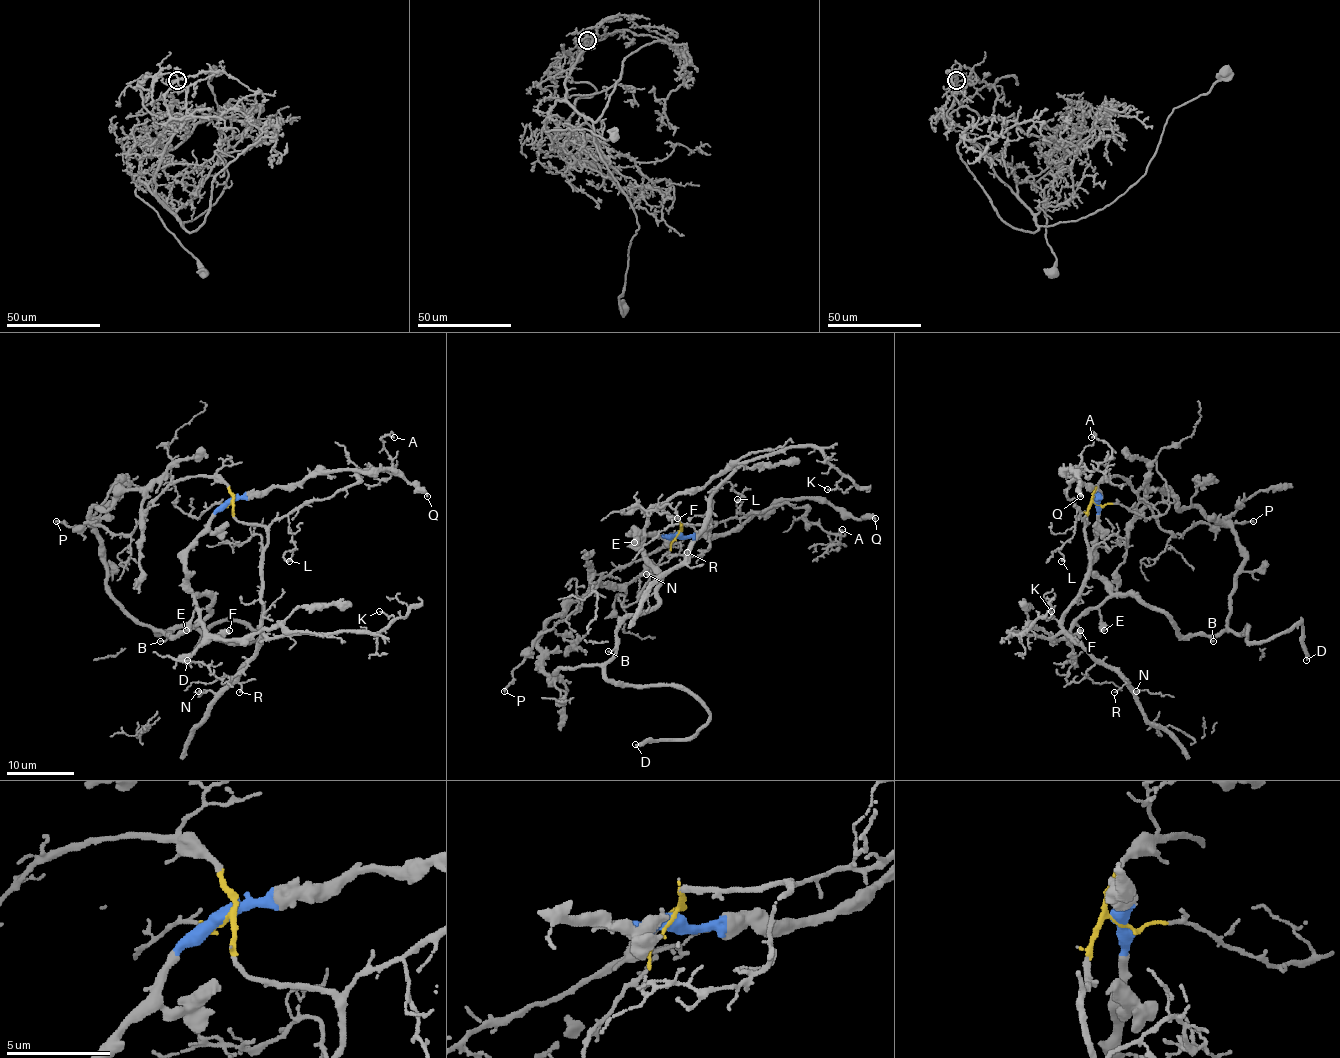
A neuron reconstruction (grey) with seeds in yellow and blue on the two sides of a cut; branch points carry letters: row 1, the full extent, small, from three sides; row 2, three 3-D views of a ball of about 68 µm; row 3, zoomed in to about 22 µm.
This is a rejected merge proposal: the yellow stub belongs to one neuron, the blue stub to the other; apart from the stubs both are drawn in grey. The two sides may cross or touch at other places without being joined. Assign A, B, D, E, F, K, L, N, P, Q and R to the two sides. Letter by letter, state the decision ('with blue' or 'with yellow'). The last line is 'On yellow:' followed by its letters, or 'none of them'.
A: with yellow
B: with blue
D: with blue
E: with blue
F: with blue
K: with yellow
L: with yellow
N: with yellow
P: with yellow
Q: with blue
R: with yellow
On yellow: A, K, L, N, P, R

